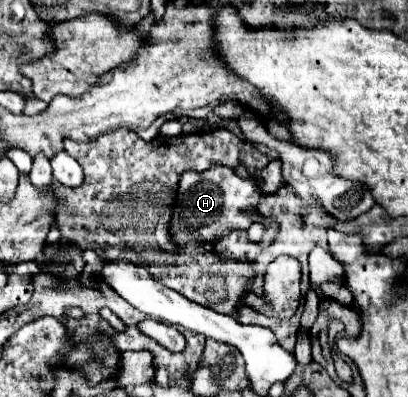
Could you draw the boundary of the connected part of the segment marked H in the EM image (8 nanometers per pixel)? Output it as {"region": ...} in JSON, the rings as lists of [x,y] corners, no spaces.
{"region":[[[214,165],[204,173],[188,171],[180,179],[180,187],[176,193],[174,213],[170,231],[178,245],[186,245],[190,241],[212,241],[222,237],[234,229],[248,229],[256,215],[256,205],[262,197],[262,191],[254,177],[242,179],[234,173],[234,169],[226,165]]]}

